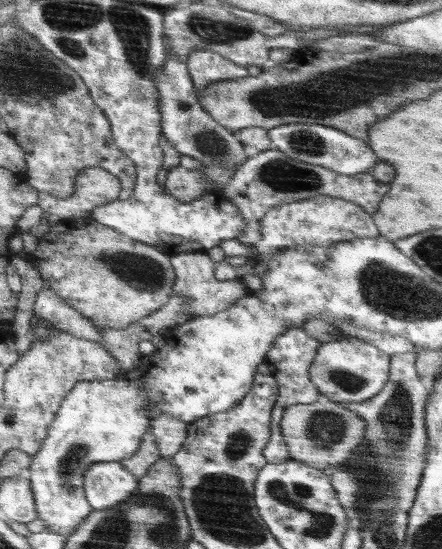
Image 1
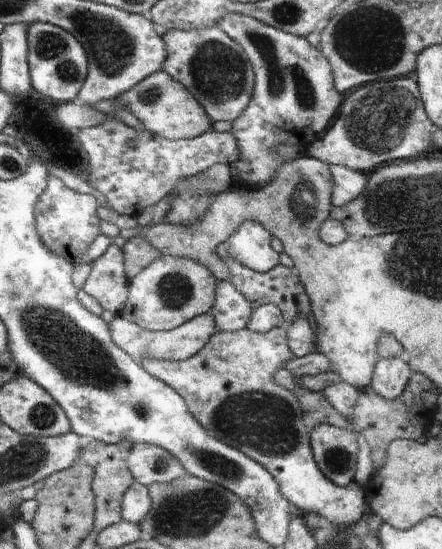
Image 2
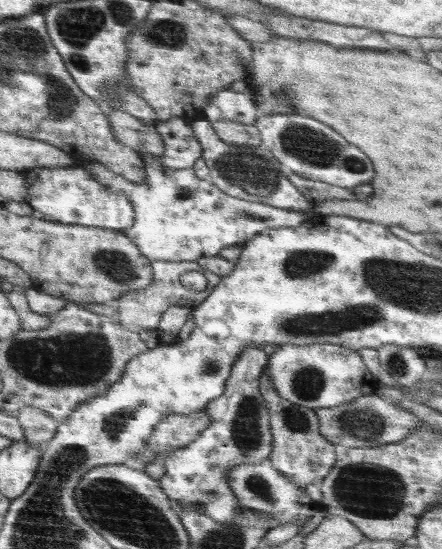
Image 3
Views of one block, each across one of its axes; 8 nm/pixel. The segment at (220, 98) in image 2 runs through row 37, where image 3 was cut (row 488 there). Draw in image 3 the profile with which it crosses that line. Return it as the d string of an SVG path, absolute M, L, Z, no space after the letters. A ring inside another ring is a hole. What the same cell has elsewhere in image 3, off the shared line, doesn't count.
M244 347L236 357L222 395L206 406L212 417L208 428L186 447L178 448L164 460L166 472L159 480L164 493L179 505L200 503L202 513L215 522L225 524L240 513L240 502L226 482L226 473L232 465L262 463L272 451L272 432L266 402L259 392L259 379L267 364L269 350Z

